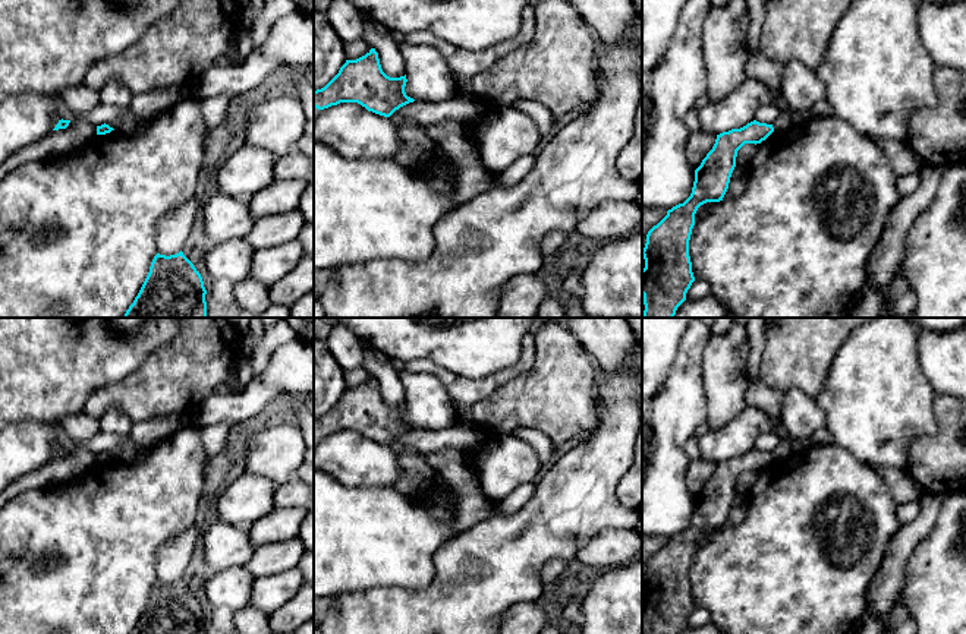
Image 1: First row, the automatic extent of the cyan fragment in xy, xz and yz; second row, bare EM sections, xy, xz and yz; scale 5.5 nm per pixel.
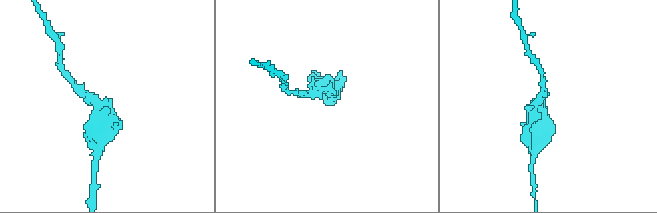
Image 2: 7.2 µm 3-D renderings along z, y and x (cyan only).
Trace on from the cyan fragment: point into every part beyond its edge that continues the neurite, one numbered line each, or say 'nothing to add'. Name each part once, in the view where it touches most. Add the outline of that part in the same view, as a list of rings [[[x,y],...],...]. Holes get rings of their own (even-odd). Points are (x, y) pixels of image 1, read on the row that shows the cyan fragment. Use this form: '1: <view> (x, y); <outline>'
nothing to add

